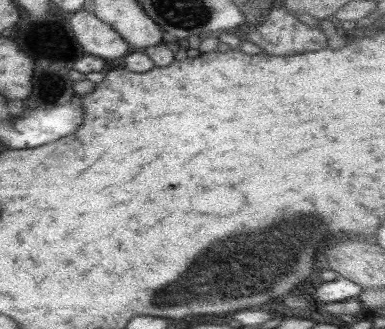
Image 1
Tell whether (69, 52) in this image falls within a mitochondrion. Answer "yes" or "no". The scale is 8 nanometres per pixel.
no

